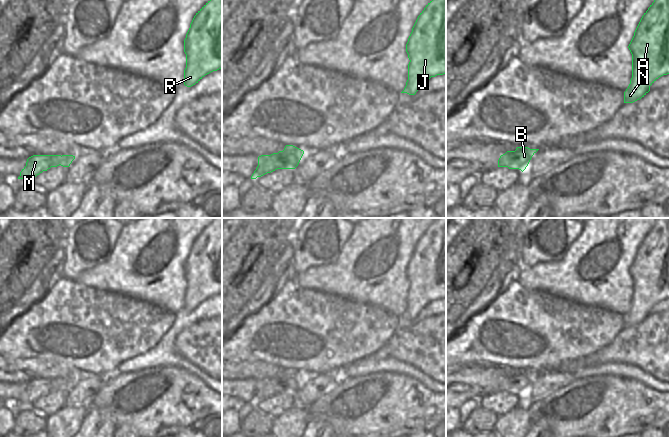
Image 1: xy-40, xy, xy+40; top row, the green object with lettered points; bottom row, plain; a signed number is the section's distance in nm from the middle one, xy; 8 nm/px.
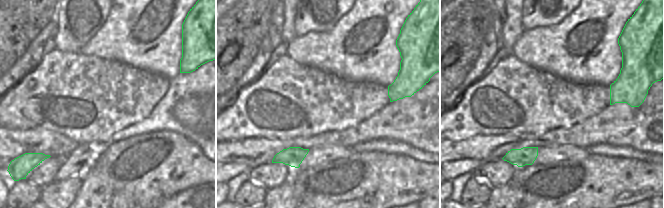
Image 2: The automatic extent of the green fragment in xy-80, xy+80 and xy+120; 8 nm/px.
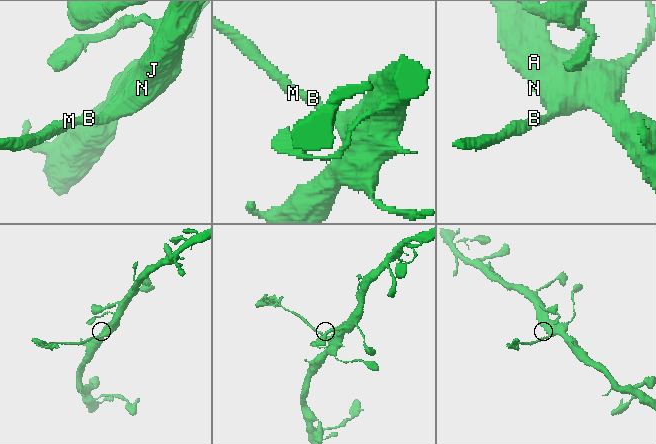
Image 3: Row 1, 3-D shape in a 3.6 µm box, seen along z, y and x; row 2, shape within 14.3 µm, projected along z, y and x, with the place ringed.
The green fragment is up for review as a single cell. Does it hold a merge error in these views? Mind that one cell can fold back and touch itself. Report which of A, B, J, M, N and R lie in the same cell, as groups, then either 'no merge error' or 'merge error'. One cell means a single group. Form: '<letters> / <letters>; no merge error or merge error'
A B J N R / M; merge error

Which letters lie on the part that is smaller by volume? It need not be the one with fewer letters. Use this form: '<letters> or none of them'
M.

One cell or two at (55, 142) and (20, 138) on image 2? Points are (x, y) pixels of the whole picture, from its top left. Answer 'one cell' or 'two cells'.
one cell

